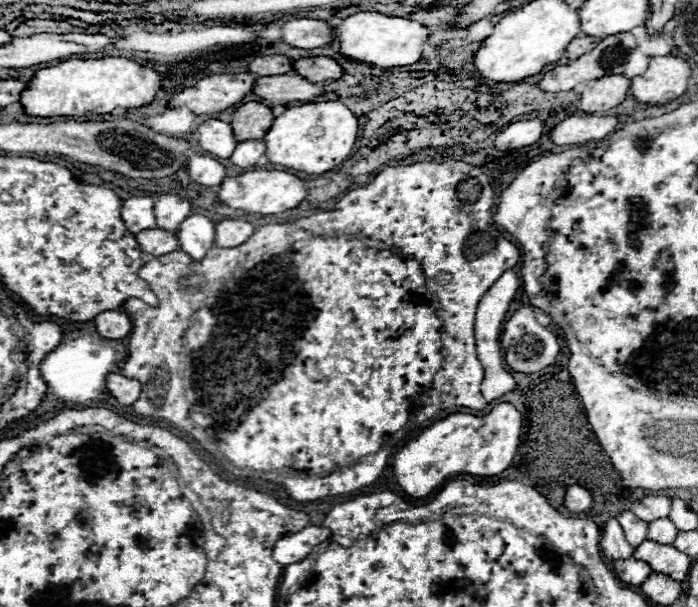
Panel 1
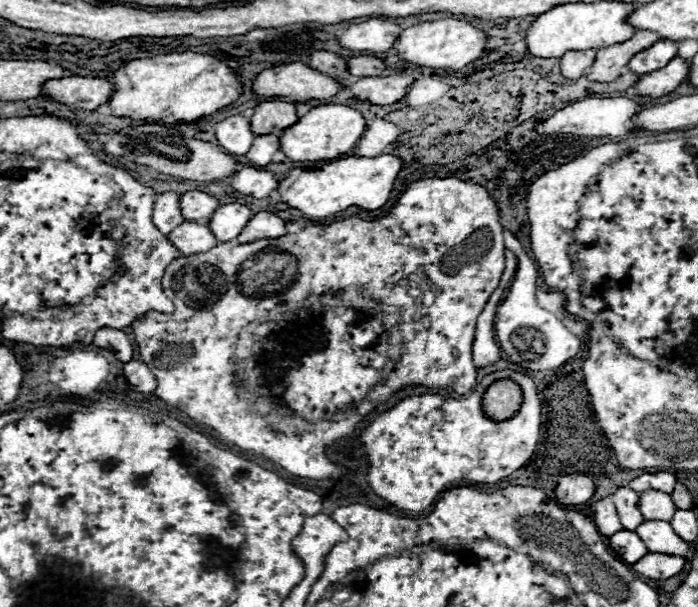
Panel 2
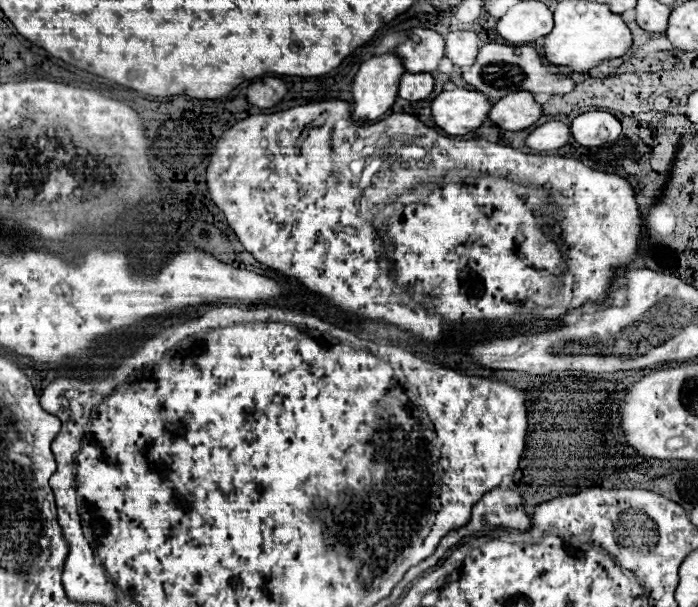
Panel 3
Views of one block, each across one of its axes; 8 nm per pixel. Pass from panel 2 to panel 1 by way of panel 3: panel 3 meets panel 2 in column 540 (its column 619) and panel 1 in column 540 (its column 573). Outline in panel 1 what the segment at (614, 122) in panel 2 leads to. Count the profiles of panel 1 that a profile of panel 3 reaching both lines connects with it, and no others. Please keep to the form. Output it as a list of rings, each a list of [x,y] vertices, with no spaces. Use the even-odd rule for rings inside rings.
[[[522,120],[522,122],[512,122],[506,126],[494,140],[494,148],[498,150],[516,150],[520,146],[530,146],[534,144],[542,132],[544,132],[546,122],[542,120]]]

